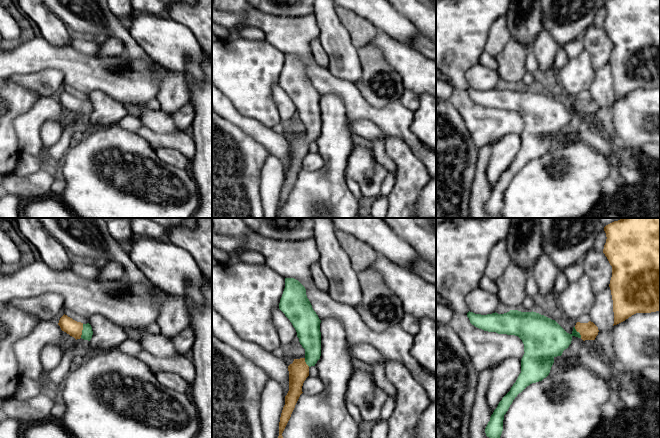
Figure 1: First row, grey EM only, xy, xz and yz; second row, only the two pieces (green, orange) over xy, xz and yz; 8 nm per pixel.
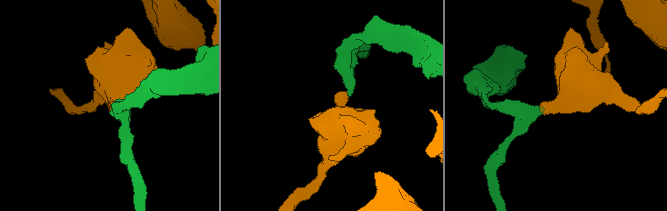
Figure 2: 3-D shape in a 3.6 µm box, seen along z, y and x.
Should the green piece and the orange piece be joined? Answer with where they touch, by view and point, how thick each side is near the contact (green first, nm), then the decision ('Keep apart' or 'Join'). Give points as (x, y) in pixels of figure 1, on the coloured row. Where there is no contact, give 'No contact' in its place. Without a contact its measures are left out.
Touches green at xy (82, 331). Thickness 90 nm (green) against 120 nm. Join

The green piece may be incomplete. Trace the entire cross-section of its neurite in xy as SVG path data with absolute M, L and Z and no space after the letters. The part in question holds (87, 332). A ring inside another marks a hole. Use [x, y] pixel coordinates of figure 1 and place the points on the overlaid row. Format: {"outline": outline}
{"outline": "M64 314L60 318L58 325L62 331L74 337L76 340L82 338L90 341L92 338L93 331L89 323L83 324L81 322L77 322Z"}

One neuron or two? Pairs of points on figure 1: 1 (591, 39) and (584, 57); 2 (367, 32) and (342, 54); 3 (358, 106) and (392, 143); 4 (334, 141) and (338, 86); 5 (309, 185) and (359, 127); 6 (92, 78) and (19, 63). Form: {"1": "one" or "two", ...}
{"1": "two", "2": "two", "3": "two", "4": "two", "5": "two", "6": "one"}

